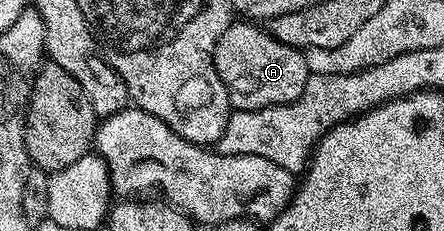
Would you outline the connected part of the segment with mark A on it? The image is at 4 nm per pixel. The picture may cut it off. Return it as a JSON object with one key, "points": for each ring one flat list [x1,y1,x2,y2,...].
{"points":[[237,20,226,28,213,49,213,63,233,110,258,110,293,102,303,96,310,72,302,51,279,44,268,29,249,20]]}

